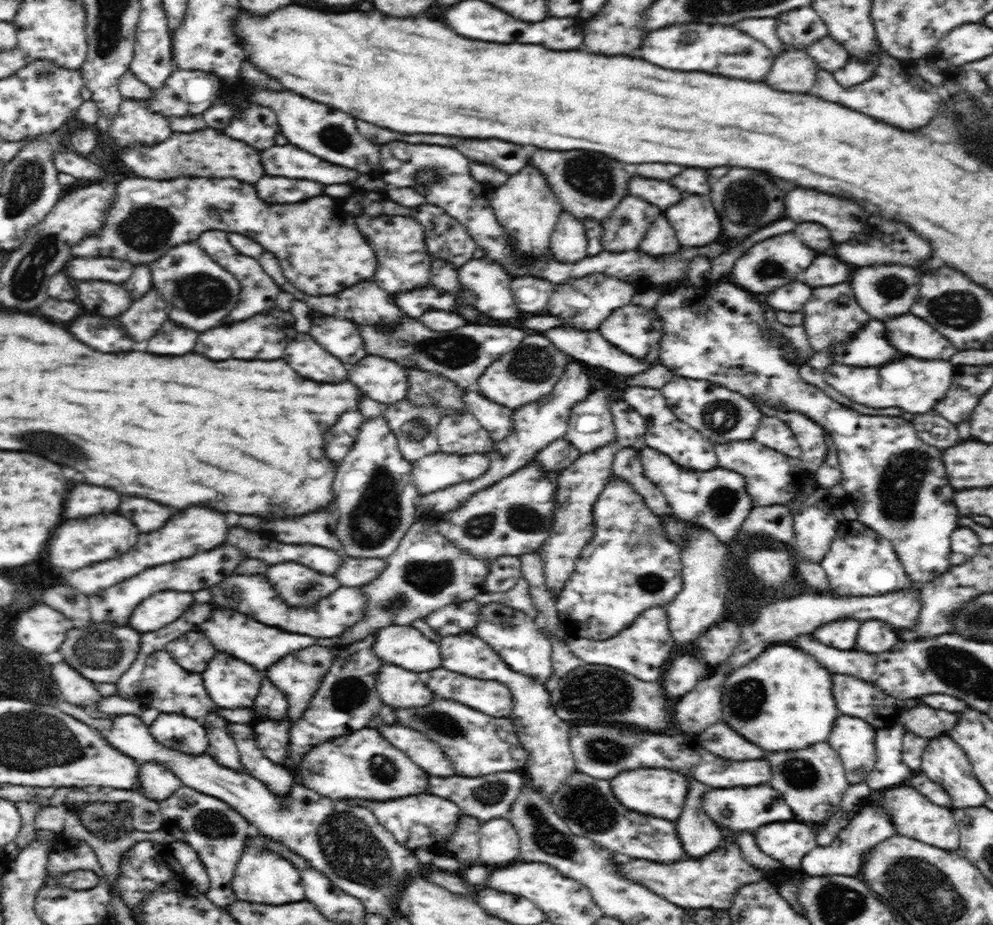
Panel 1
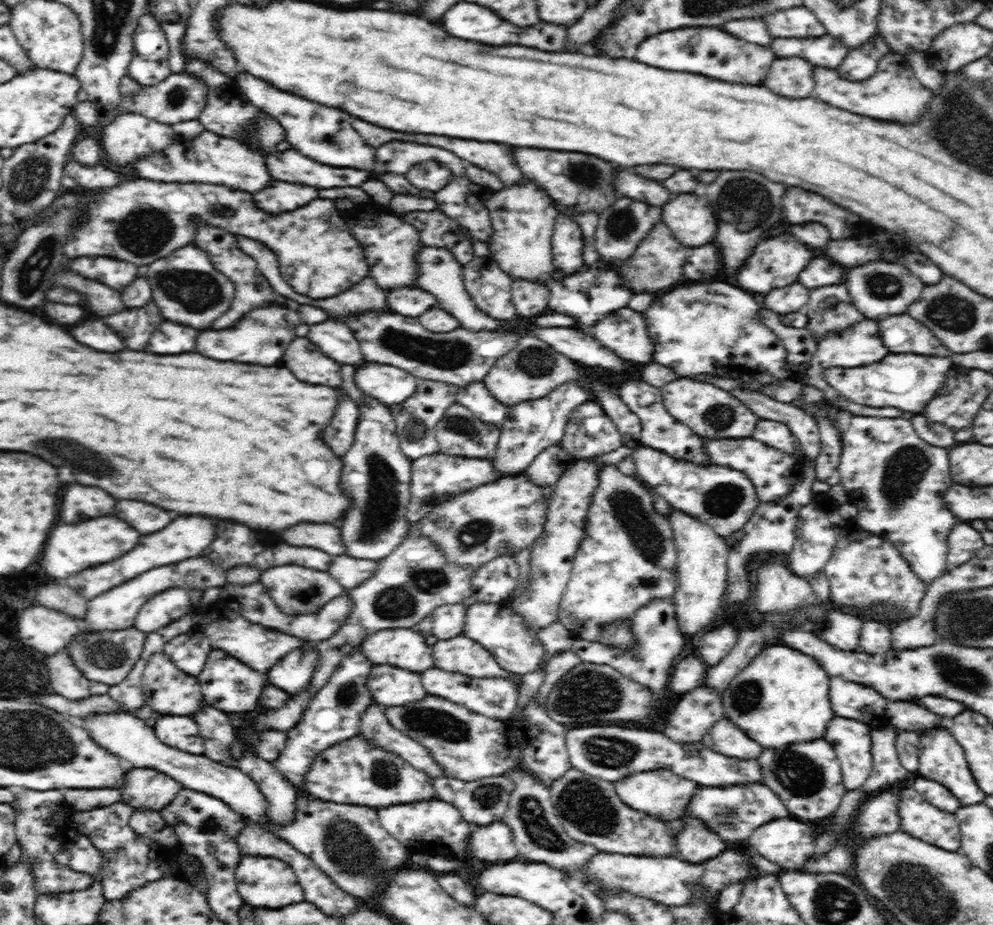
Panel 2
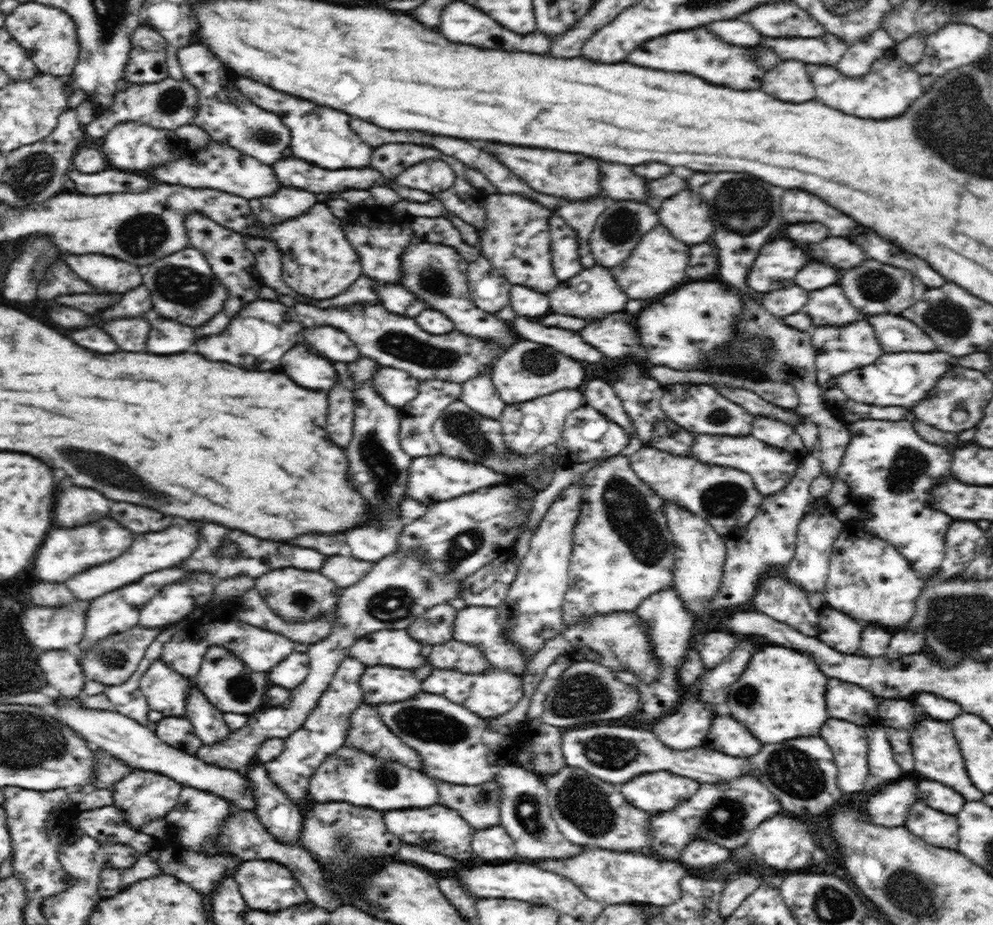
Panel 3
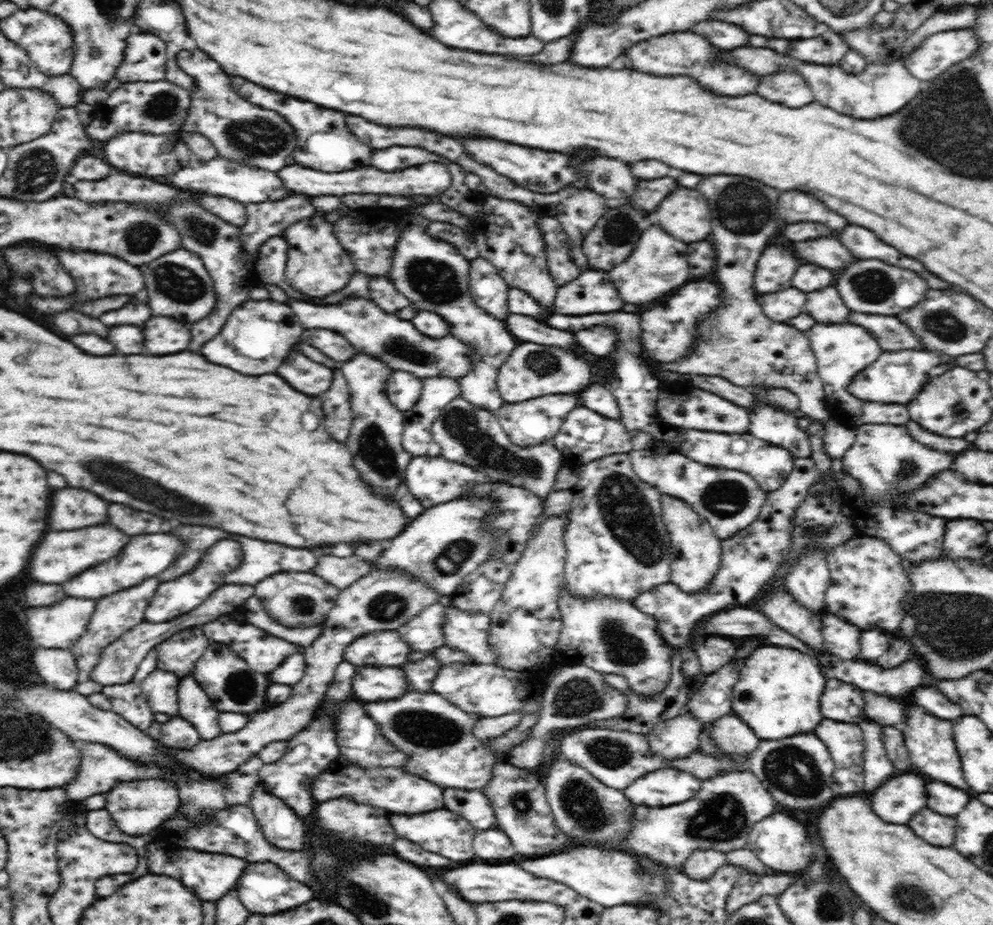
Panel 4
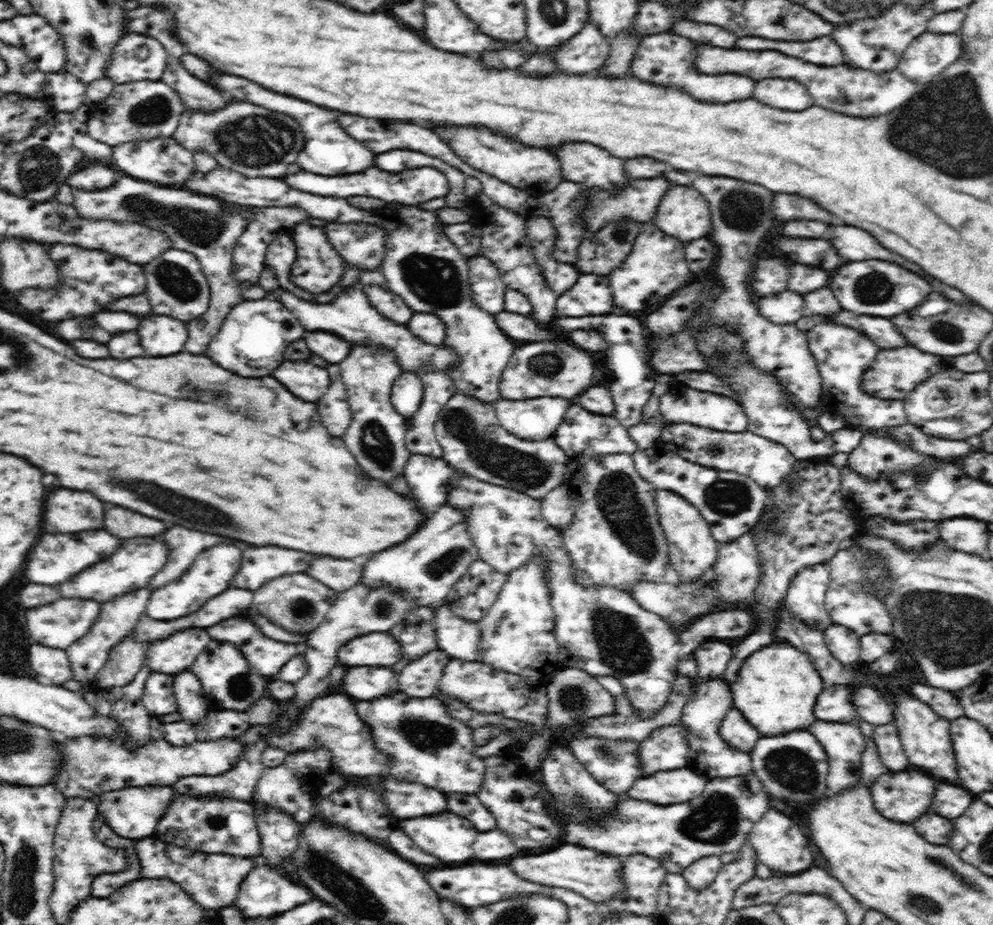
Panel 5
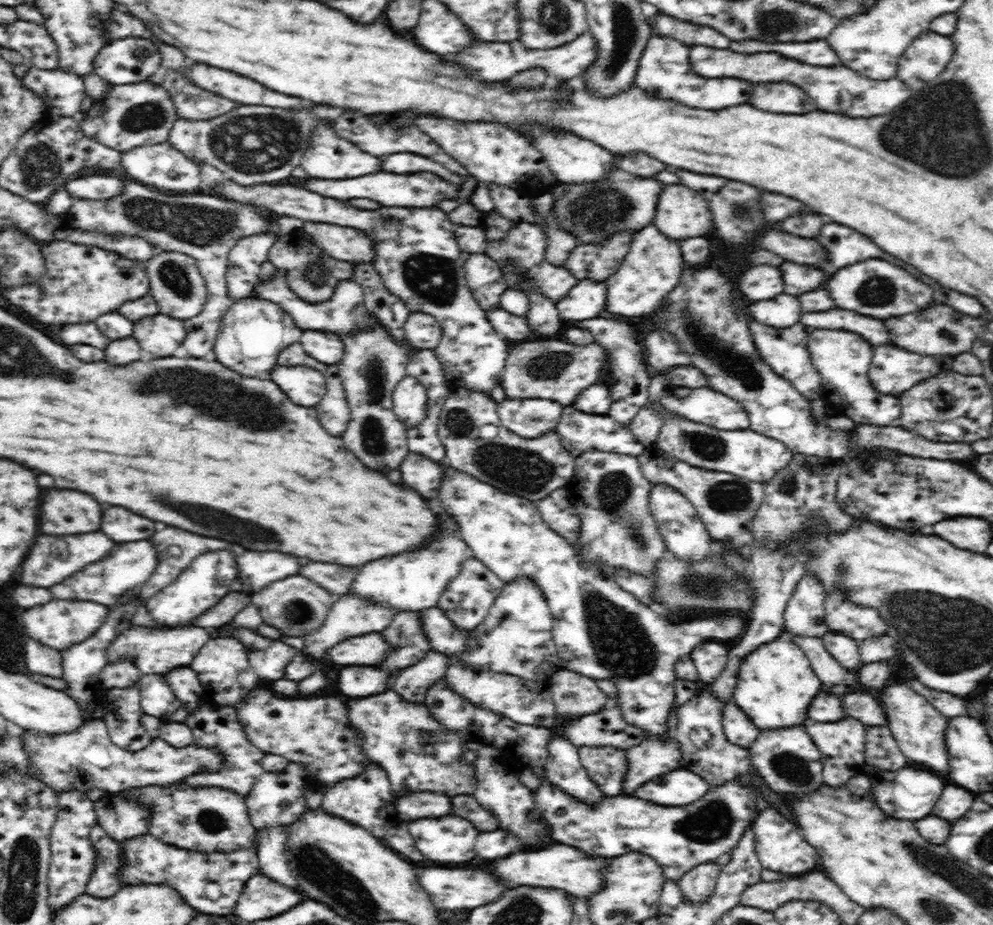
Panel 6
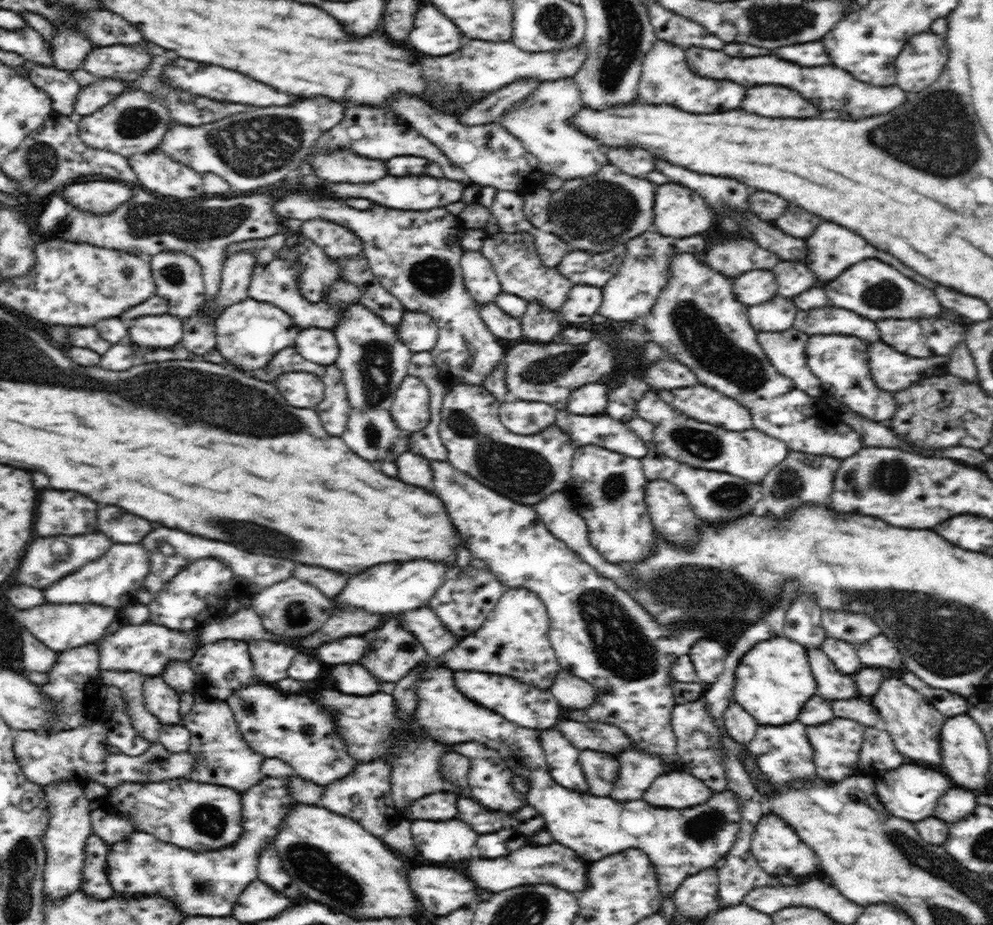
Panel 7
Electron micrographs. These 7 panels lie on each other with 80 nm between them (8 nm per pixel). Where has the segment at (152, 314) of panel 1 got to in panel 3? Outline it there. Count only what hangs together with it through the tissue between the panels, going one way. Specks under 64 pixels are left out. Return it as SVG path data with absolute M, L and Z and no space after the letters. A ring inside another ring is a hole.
M146 318L112 320L112 322L104 322L104 328L114 338L120 350L146 352L146 338L150 332L150 322Z

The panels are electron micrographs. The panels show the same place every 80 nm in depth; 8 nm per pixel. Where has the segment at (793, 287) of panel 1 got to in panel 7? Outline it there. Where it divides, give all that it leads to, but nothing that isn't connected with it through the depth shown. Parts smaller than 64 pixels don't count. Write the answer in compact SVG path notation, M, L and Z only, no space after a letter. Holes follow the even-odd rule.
M774 296L769 302L747 308L752 328L762 332L778 332L793 326L798 308L788 298Z

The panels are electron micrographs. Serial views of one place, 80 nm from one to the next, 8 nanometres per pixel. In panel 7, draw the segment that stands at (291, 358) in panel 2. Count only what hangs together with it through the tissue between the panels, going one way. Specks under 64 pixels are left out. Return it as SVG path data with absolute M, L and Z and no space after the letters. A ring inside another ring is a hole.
M306 372L282 374L274 380L274 386L296 408L316 408L324 396L324 384Z

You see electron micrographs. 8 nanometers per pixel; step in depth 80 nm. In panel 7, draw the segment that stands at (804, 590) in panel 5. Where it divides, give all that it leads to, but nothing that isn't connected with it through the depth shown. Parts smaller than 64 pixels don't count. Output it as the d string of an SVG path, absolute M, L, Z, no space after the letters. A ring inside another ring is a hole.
M802 596L792 602L790 610L786 612L784 636L798 642L806 650L820 648L824 642L824 630L820 622L820 608L816 606L814 598Z

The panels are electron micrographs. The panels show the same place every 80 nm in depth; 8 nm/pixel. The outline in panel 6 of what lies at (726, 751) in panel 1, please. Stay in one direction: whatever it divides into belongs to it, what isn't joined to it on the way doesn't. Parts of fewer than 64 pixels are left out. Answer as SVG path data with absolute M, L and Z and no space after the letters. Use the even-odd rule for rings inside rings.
M727 704L723 710L723 732L729 742L742 747L758 738L760 730L748 720L748 716L744 716L744 712L740 712L740 708L736 708L736 704Z

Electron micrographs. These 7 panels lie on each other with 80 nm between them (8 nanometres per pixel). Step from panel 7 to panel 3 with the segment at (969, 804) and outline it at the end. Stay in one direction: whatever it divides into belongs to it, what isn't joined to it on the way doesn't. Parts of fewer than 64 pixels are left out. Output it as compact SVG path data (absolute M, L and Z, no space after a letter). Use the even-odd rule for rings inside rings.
M924 780L918 784L918 788L924 802L944 814L956 814L966 802L956 790L935 781Z

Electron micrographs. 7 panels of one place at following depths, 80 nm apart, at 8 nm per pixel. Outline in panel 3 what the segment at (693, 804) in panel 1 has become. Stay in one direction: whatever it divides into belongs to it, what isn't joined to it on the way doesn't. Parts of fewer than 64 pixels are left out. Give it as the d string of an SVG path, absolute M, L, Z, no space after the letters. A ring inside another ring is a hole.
M692 840L690 844L683 849L680 862L682 865L695 870L695 872L704 872L712 868L714 864L728 861L730 858L730 849L722 848L715 842L707 840Z

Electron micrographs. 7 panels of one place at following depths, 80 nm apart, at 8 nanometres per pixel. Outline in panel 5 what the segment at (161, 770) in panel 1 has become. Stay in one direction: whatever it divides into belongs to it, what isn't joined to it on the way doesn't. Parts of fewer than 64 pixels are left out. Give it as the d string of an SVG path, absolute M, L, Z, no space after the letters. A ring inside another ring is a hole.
M173 786L129 787L123 790L102 793L99 795L100 802L97 804L97 812L105 818L107 825L116 834L124 838L154 837L155 828L160 817L170 806L170 798L177 793L172 788Z

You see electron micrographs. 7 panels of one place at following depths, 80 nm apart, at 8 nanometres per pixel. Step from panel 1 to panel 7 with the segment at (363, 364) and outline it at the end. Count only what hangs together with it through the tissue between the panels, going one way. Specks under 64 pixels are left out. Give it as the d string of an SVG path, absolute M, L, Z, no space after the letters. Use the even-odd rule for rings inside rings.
M407 375L390 407L396 426L408 434L422 430L430 422L430 397L428 387L420 378Z

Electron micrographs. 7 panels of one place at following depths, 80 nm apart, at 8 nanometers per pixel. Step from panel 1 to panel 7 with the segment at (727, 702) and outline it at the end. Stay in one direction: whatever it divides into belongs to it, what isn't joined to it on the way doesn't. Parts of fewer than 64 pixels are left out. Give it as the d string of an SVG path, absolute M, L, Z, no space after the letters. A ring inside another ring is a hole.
M772 638L756 644L740 658L736 668L734 700L762 726L794 722L802 706L814 696L814 690L816 680L808 666L808 654L800 644L788 638Z

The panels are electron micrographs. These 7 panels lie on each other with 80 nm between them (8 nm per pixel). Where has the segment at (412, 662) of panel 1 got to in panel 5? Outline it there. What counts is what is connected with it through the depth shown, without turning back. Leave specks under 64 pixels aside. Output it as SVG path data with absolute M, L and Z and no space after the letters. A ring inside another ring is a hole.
M370 633L346 643L338 660L346 666L392 666L400 660L401 646L389 633Z

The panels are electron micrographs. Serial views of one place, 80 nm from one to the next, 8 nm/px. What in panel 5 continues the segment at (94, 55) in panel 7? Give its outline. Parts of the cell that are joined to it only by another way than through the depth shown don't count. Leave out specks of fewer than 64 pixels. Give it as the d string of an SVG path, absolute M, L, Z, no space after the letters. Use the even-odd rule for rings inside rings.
M128 33L112 49L105 68L115 84L158 81L167 65L167 54L154 38Z

